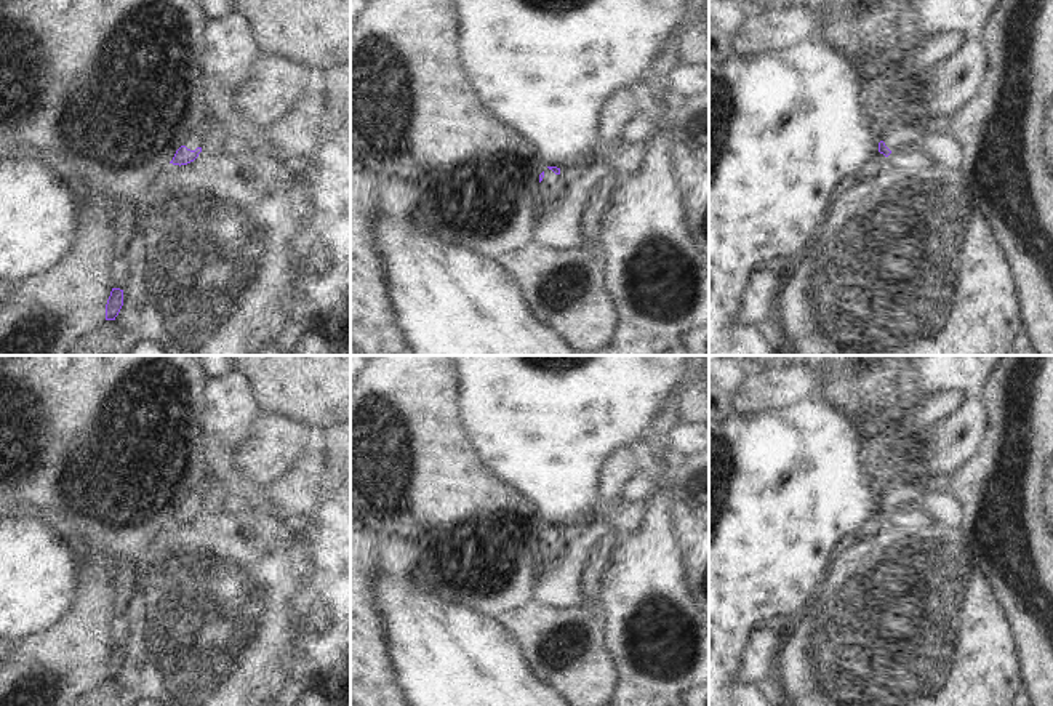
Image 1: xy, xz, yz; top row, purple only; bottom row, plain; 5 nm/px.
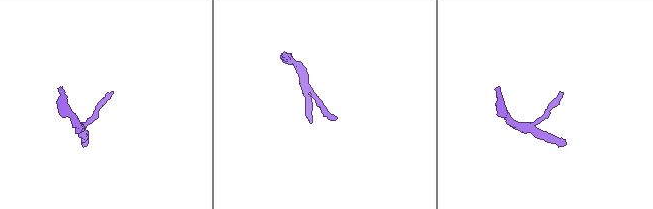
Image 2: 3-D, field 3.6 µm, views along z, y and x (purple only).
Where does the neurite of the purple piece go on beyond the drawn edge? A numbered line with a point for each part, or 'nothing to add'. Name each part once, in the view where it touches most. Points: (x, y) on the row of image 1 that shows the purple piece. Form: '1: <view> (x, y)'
1: xy (200, 140).

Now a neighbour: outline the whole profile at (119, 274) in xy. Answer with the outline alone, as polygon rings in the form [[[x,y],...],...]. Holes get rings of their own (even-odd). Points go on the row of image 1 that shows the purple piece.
[[[115,256],[110,261],[109,279],[110,279],[112,288],[126,285],[126,282],[130,279],[130,266],[123,256]]]

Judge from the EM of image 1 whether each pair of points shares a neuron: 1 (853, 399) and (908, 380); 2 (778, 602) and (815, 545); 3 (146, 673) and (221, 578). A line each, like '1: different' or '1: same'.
1: different
2: same
3: same

